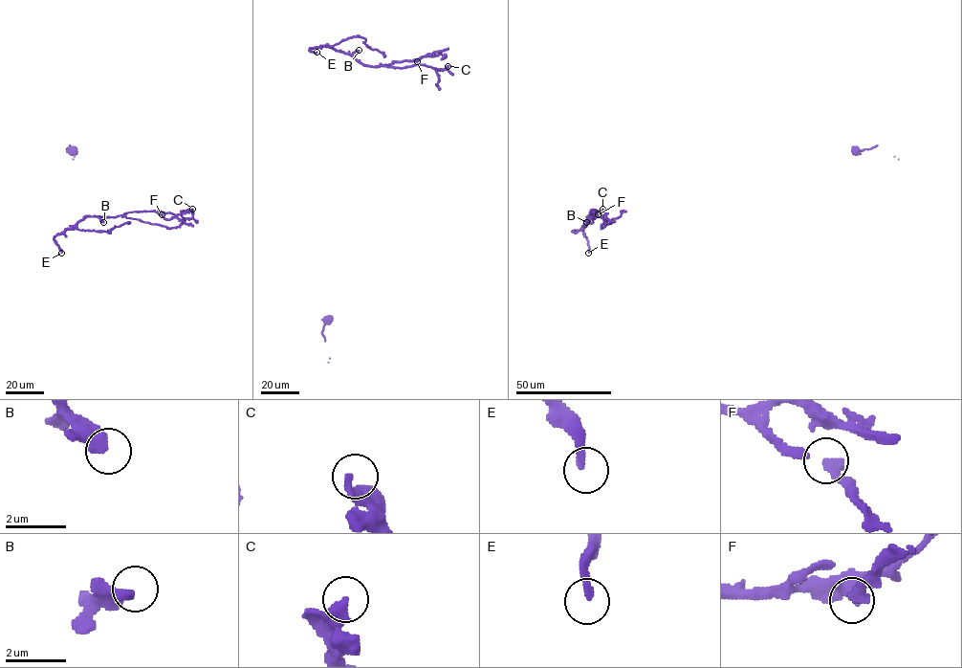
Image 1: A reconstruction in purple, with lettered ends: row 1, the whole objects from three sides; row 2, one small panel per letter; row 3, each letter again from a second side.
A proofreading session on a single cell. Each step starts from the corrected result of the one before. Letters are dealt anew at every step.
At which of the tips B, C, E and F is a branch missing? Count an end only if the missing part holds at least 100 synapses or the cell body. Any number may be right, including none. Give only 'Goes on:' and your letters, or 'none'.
Goes on: none

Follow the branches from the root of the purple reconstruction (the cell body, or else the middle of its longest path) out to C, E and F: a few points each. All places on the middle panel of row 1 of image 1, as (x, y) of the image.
C: (327, 321), (438, 89), (436, 70), (448, 69), (448, 66)
E: (327, 321), (438, 89), (439, 77), (434, 69), (425, 65), (372, 66), (329, 47), (309, 50), (317, 52)
F: (327, 321), (438, 89), (438, 74), (429, 66), (379, 66), (416, 60), (430, 54), (417, 61)

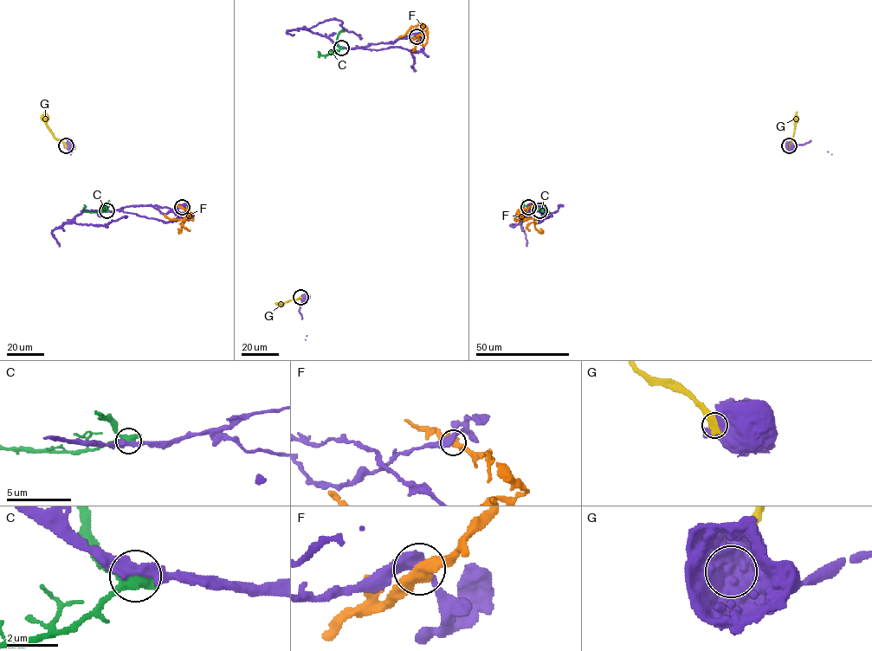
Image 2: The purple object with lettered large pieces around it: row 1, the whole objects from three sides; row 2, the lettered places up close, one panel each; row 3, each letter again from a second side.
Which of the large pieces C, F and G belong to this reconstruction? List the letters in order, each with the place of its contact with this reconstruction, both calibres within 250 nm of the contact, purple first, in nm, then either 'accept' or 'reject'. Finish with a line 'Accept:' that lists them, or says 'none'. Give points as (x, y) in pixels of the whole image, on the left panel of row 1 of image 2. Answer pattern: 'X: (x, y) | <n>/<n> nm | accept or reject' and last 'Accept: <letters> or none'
C: (106, 210) | 400/480 nm | reject
F: (182, 207) | 440/480 nm | accept
G: (66, 145) | 600/500 nm | reject
Accept: F

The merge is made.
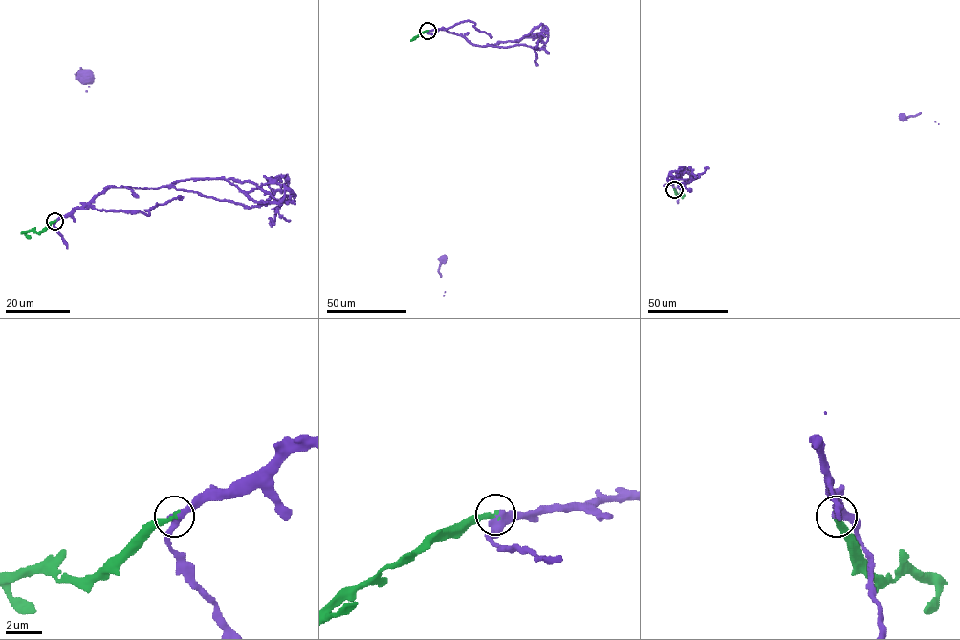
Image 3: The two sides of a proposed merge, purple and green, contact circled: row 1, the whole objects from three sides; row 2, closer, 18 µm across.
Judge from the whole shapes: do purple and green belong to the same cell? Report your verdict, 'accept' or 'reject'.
accept

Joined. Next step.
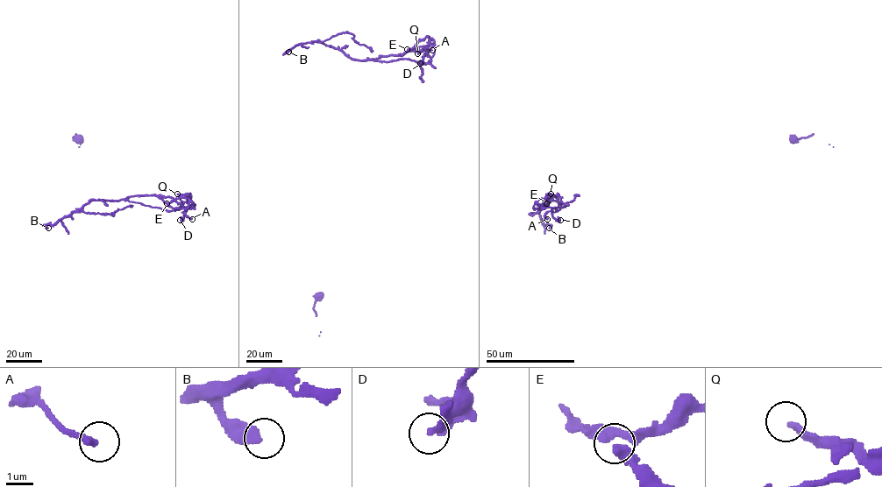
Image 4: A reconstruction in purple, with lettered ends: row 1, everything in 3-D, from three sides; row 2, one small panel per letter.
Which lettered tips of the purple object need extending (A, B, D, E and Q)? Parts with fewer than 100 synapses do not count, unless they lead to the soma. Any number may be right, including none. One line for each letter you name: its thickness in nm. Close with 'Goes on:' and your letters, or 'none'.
Goes on: none

